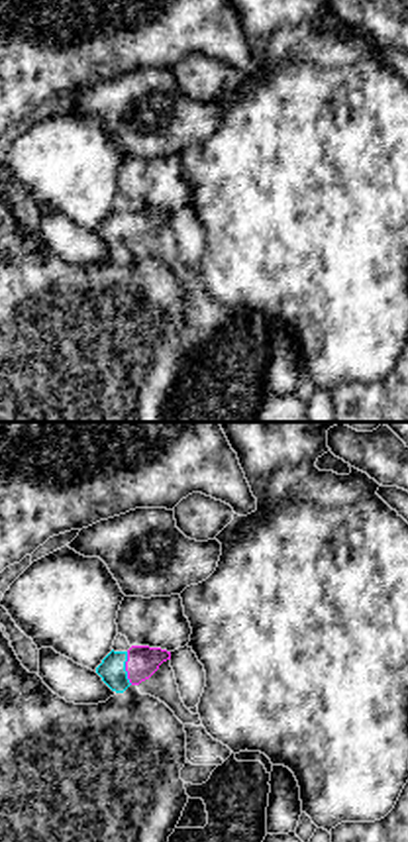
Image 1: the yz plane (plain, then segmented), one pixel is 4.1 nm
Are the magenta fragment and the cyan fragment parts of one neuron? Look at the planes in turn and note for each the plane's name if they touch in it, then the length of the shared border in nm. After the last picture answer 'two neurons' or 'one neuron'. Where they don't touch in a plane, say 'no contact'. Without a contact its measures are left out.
contact in yz; length 140 nm

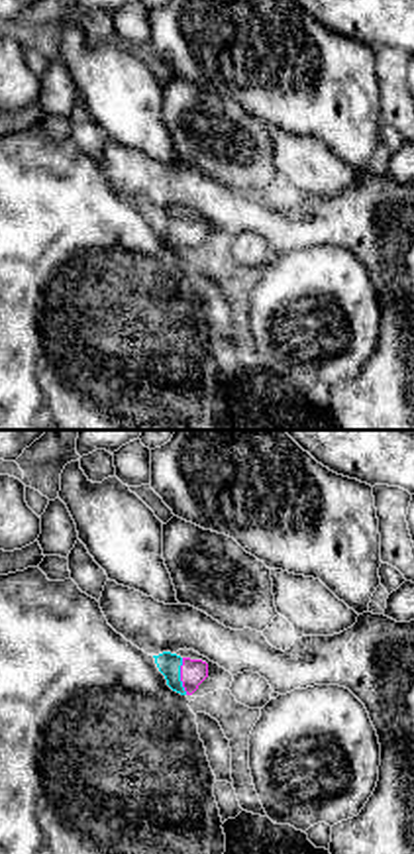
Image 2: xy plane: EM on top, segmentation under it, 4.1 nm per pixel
contact in xy; length 150 nm

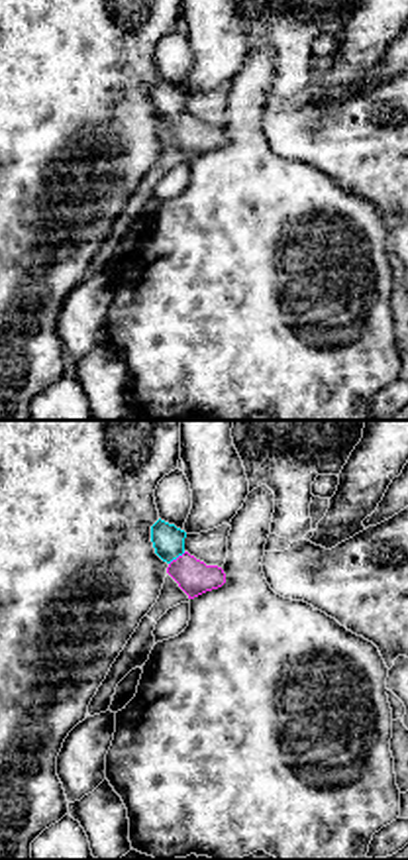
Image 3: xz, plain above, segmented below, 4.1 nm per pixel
contact in xz; length 90 nm

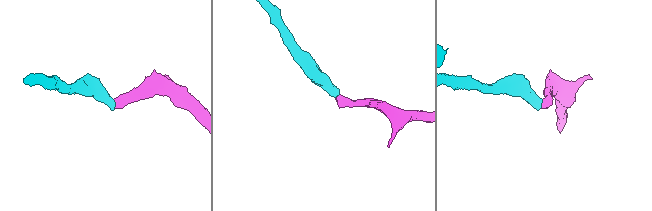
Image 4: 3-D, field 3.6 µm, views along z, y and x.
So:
one neuron

